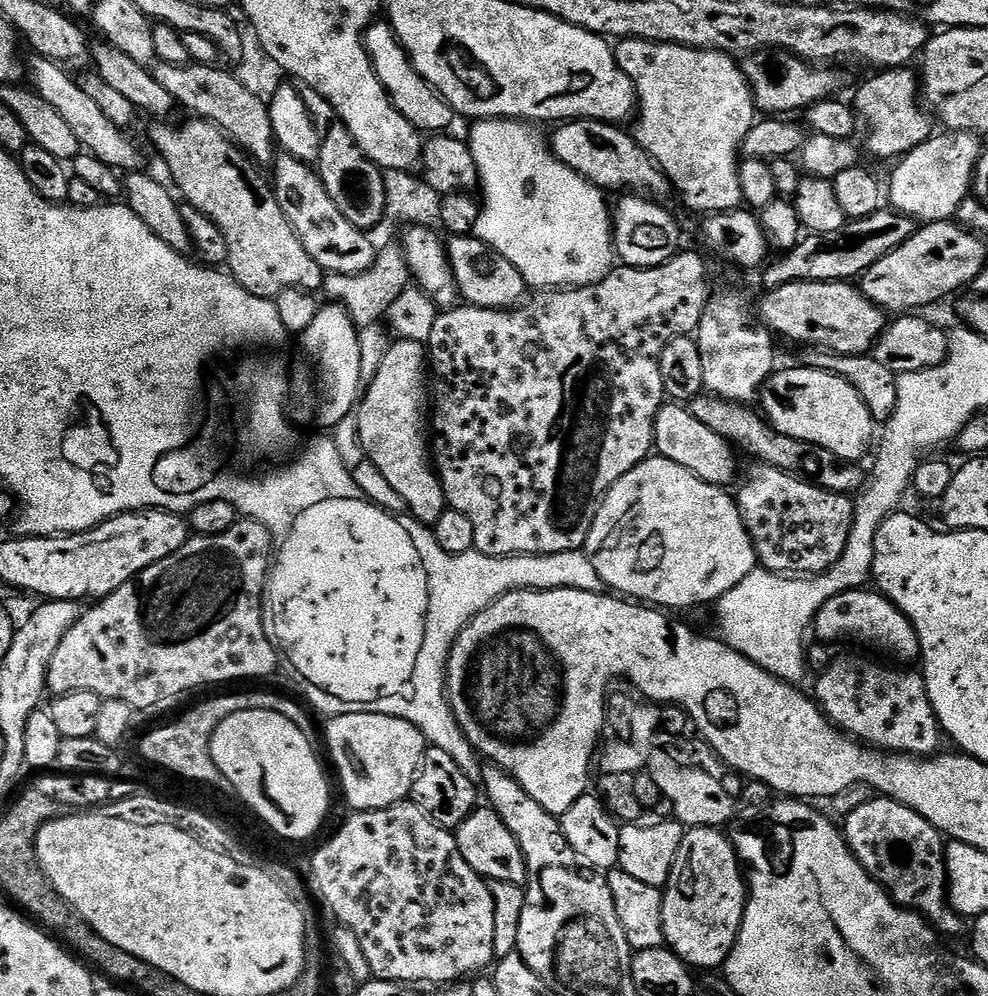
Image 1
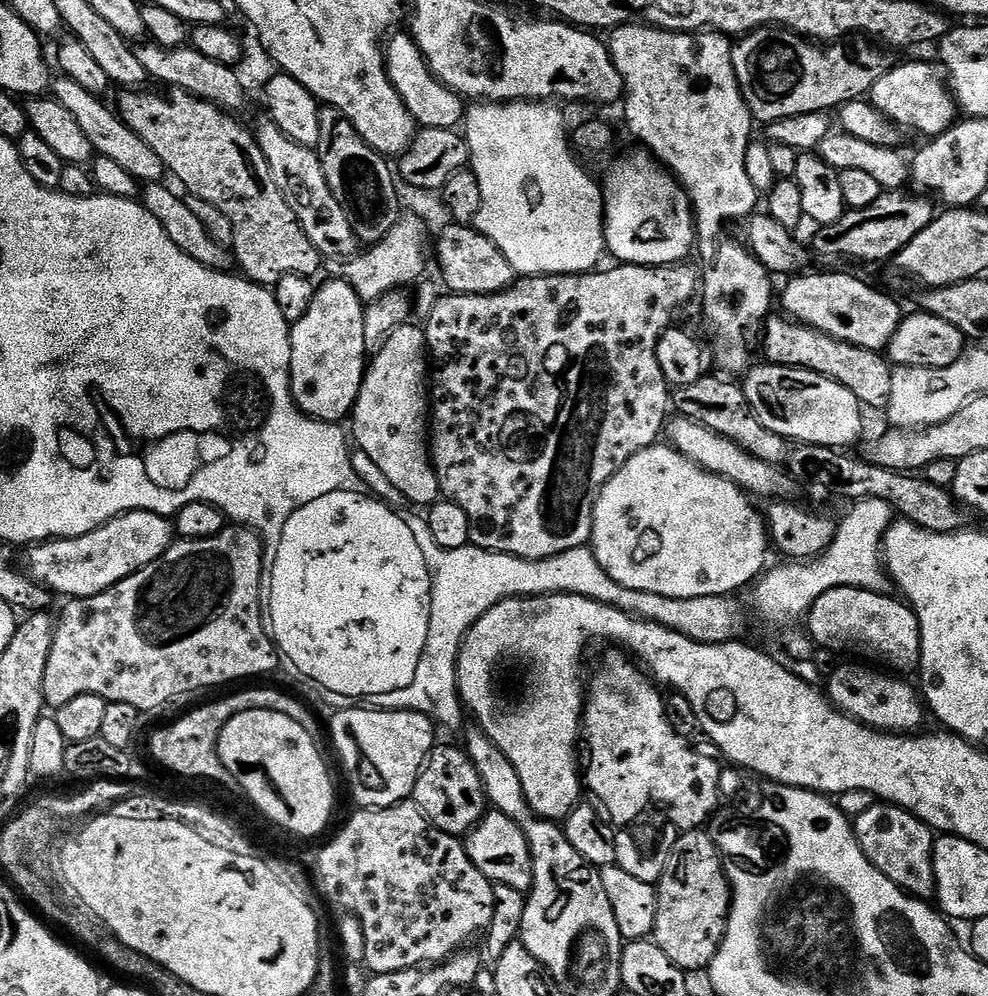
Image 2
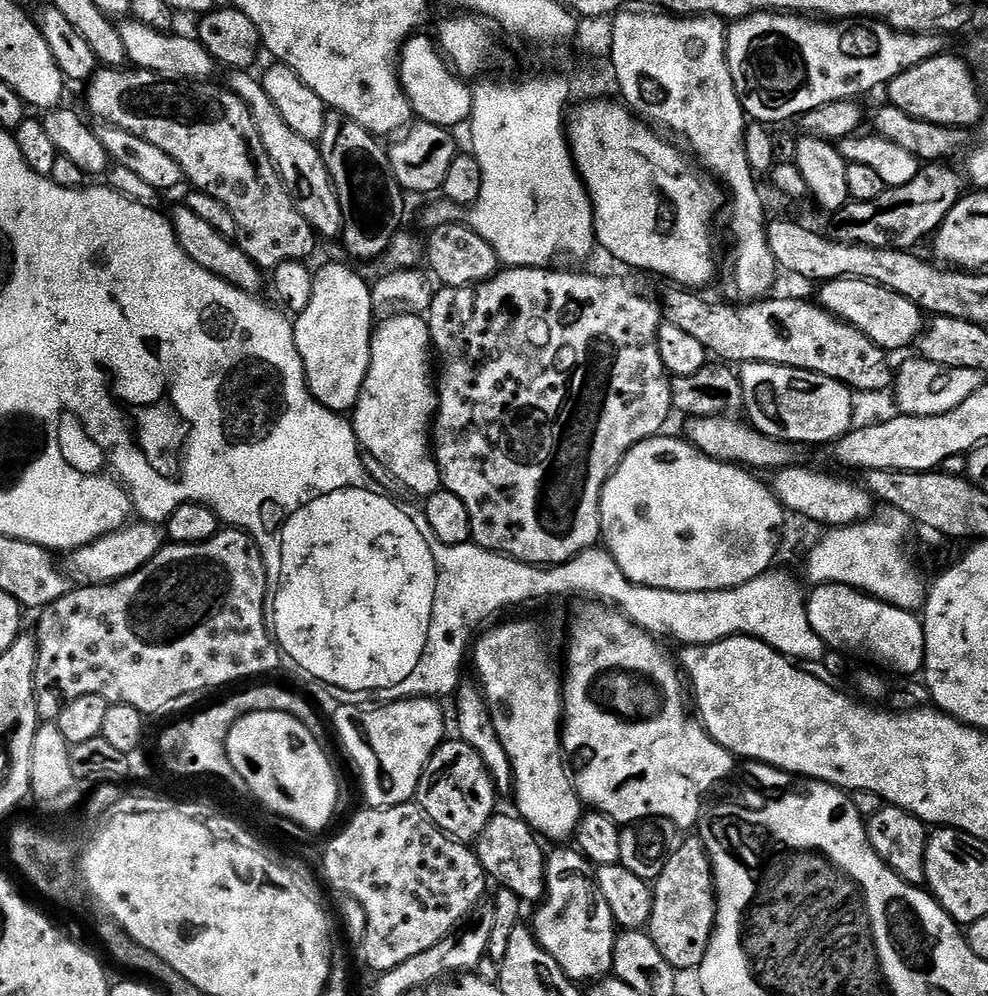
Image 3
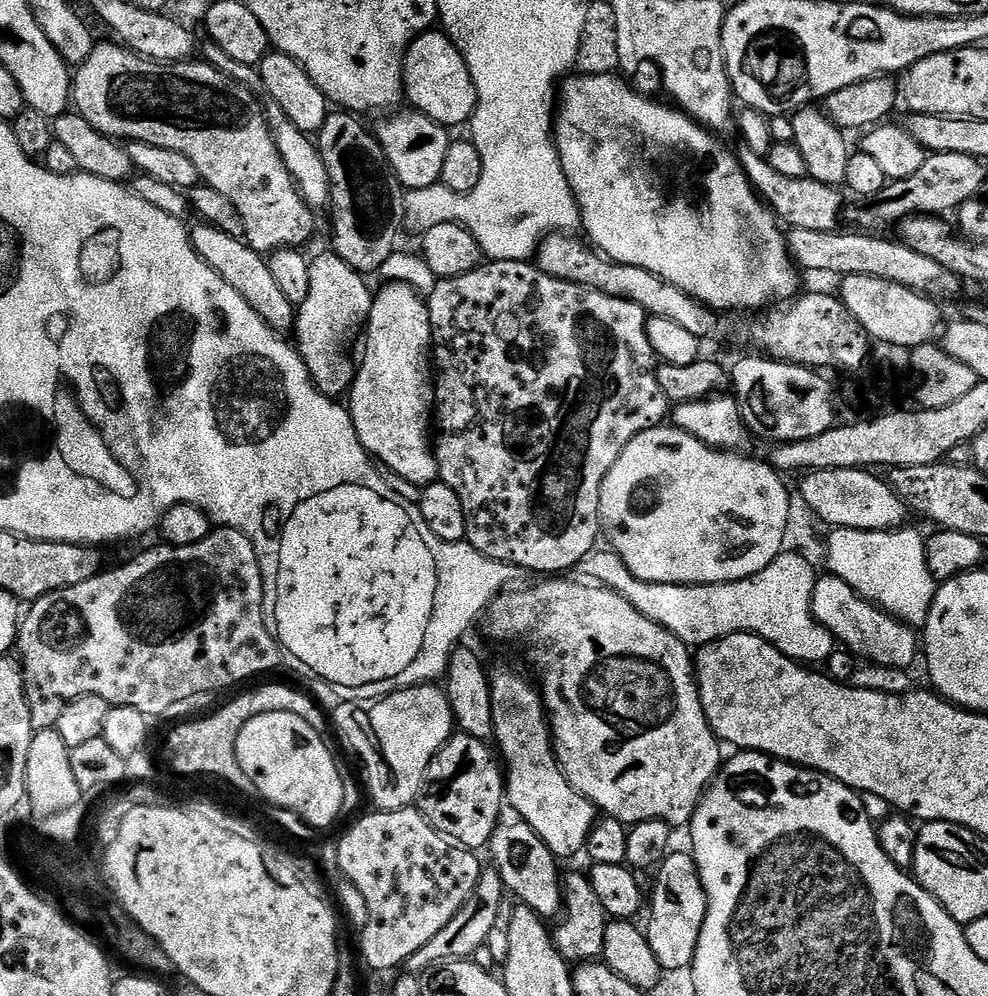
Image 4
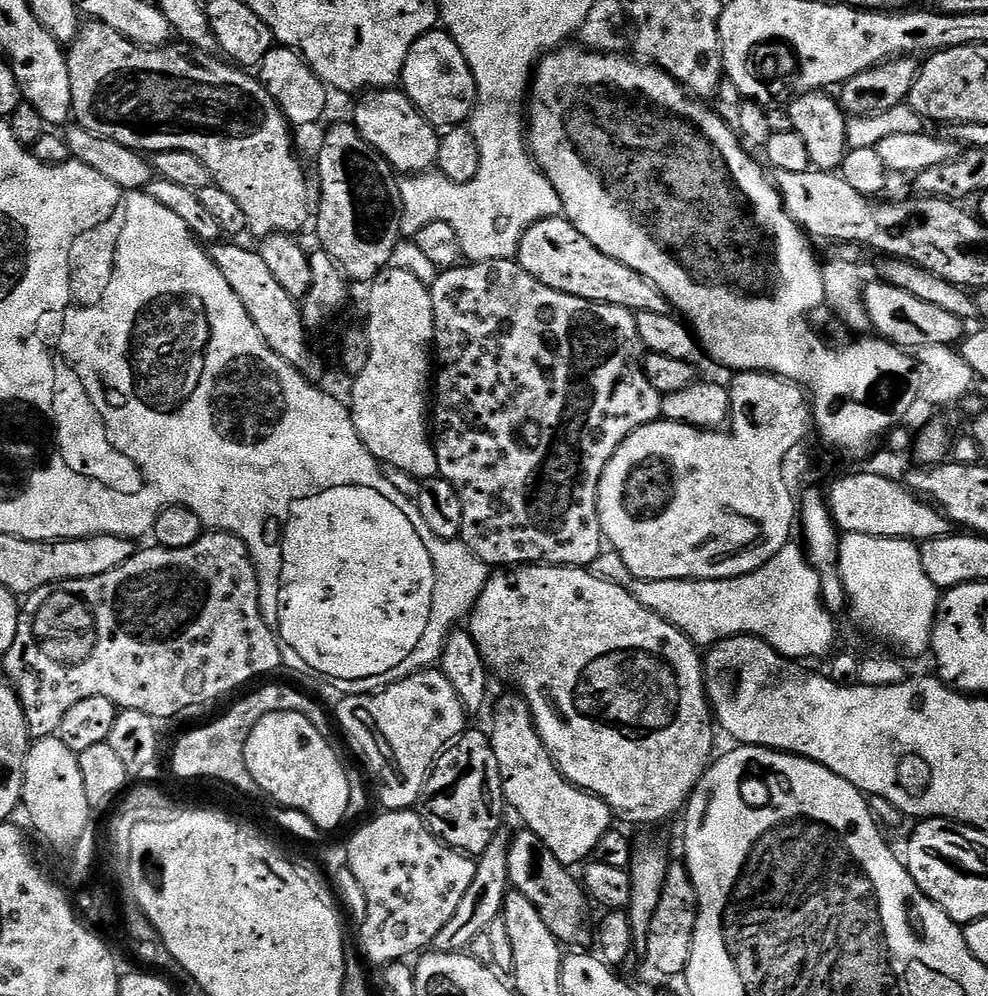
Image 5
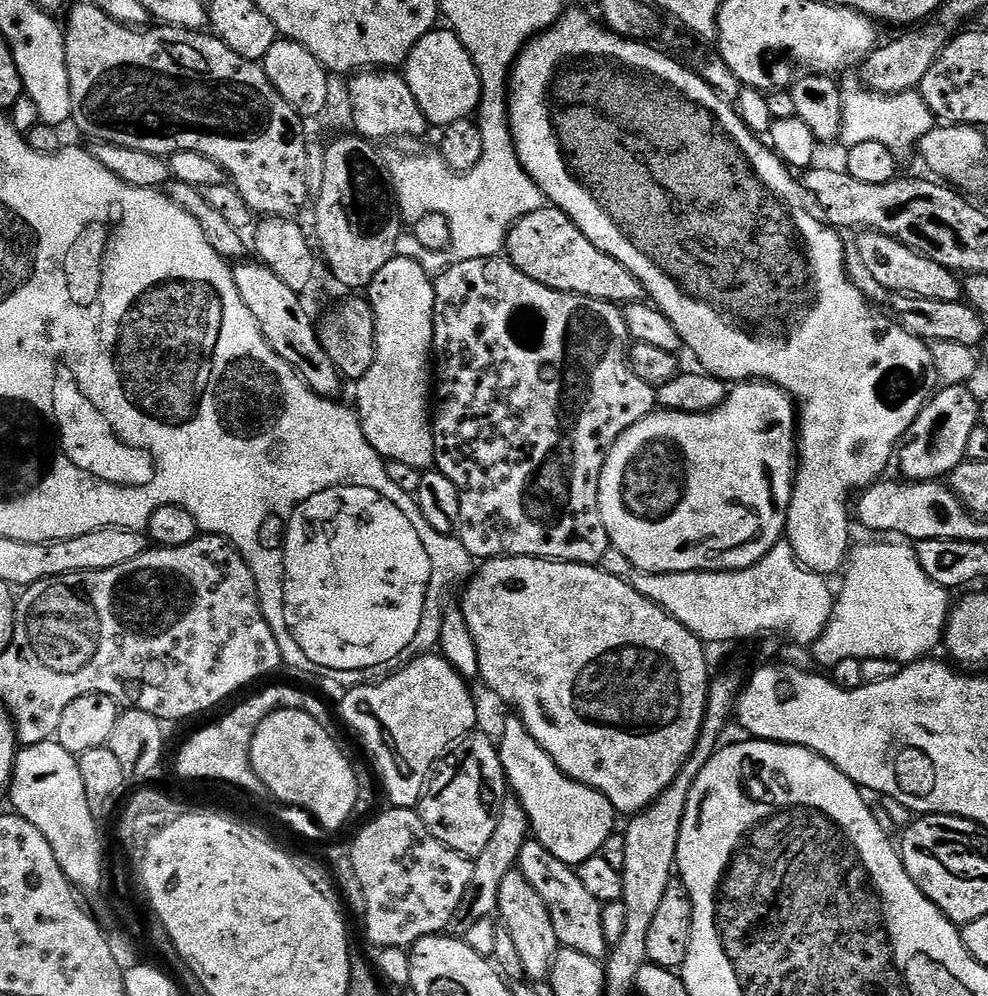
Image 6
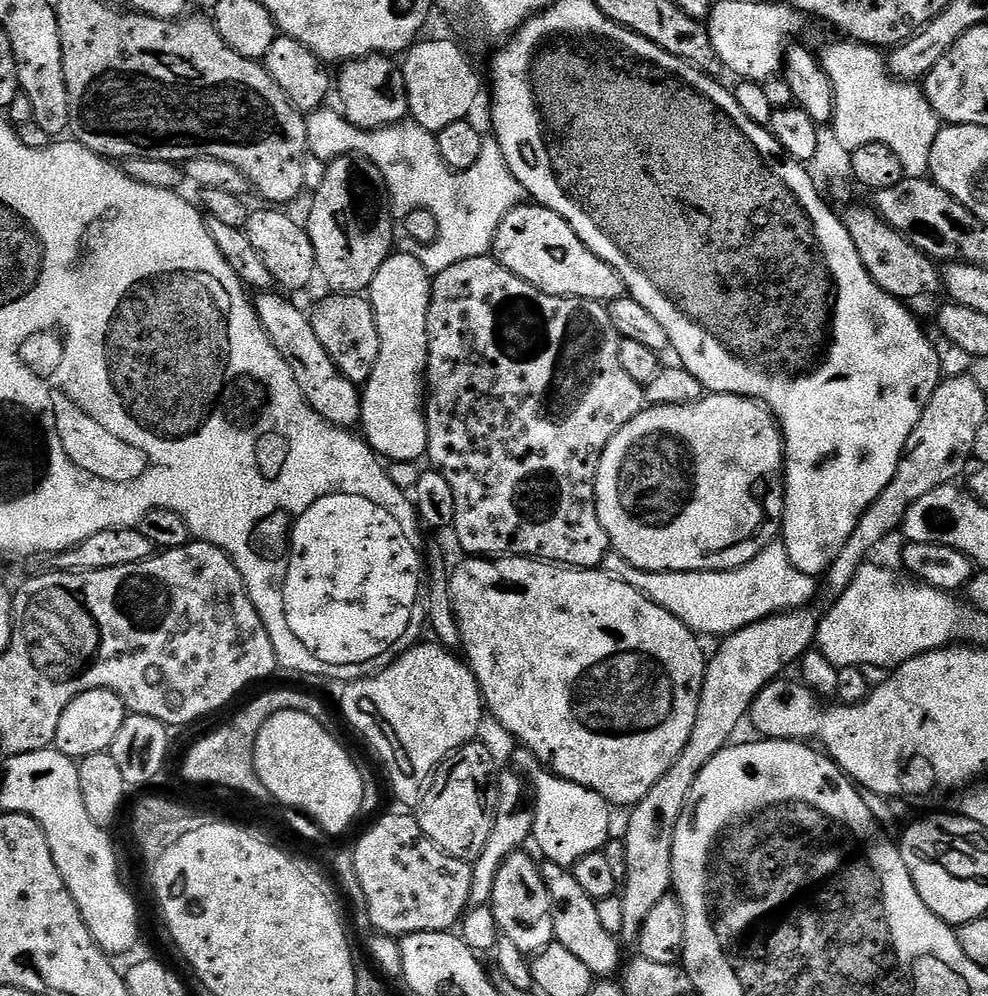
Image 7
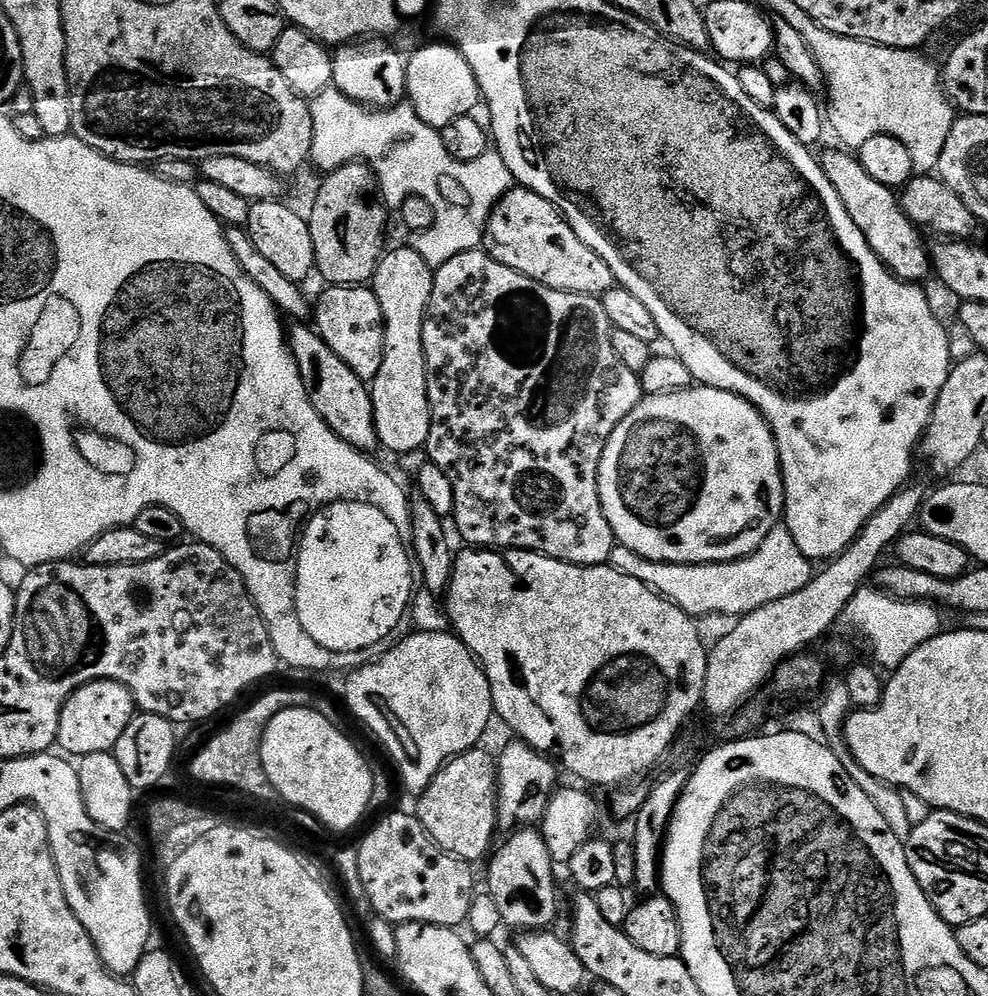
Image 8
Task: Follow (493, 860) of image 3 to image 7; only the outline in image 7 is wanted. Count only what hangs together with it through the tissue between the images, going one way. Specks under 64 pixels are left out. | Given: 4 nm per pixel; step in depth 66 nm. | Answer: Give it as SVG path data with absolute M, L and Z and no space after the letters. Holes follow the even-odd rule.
M545 863L542 871L552 899L555 943L566 946L570 954L574 954L592 971L593 977L611 977L612 971L620 964L622 944L613 933L606 930L606 926L602 926L602 922L598 922L596 900L590 894L586 894L582 886L578 886L578 878L574 878L572 871L562 865Z

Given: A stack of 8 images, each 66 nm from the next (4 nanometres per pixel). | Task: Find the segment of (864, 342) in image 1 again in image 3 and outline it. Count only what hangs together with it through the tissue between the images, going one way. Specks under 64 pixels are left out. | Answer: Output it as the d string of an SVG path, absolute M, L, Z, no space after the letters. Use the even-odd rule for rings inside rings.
M850 278L825 280L819 288L818 303L821 308L860 330L866 338L870 338L889 354L895 354L899 348L904 348L907 344L915 345L924 330L925 313L921 312L918 306L914 306L914 302L902 298L902 294L894 290L886 290L869 280Z

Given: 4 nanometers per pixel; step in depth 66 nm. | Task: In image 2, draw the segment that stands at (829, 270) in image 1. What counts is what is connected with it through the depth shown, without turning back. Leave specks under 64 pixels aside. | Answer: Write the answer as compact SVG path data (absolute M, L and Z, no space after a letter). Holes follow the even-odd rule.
M888 190L874 202L874 206L845 211L838 222L825 224L817 231L820 233L810 243L811 251L824 260L861 260L864 264L891 261L911 240L918 238L934 218L931 199L920 194L907 196L906 193L904 190Z

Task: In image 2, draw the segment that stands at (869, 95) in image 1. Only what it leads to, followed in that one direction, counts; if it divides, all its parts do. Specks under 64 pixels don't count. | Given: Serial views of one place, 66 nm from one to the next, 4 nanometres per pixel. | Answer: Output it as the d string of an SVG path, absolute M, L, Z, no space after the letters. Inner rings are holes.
M912 60L909 64L889 67L870 93L872 105L895 124L901 124L909 133L921 132L924 138L940 136L958 120L956 97L950 91L946 73L939 63L927 64L924 60Z

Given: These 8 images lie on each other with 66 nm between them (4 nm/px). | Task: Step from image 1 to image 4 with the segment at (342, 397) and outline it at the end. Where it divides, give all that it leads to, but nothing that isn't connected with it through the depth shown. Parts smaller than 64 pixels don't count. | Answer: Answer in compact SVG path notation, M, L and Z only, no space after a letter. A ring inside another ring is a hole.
M327 250L321 256L312 256L310 260L310 294L306 302L298 305L296 322L294 325L295 347L301 358L306 362L308 373L312 376L316 388L323 396L340 398L340 395L351 389L353 380L356 379L357 361L352 361L352 343L361 335L362 329L367 325L368 315L372 309L373 289L368 289L368 284L363 275L352 269L335 251Z

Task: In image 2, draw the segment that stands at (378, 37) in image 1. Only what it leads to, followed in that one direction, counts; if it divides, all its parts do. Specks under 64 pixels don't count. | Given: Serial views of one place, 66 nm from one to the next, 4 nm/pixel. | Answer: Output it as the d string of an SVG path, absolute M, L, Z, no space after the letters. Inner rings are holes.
M397 31L387 41L384 65L388 68L390 82L394 86L394 90L398 90L406 110L411 114L413 120L416 121L420 128L459 129L466 115L465 97L459 96L457 92L447 88L432 73L426 58L422 54L422 50L407 31L399 32Z

